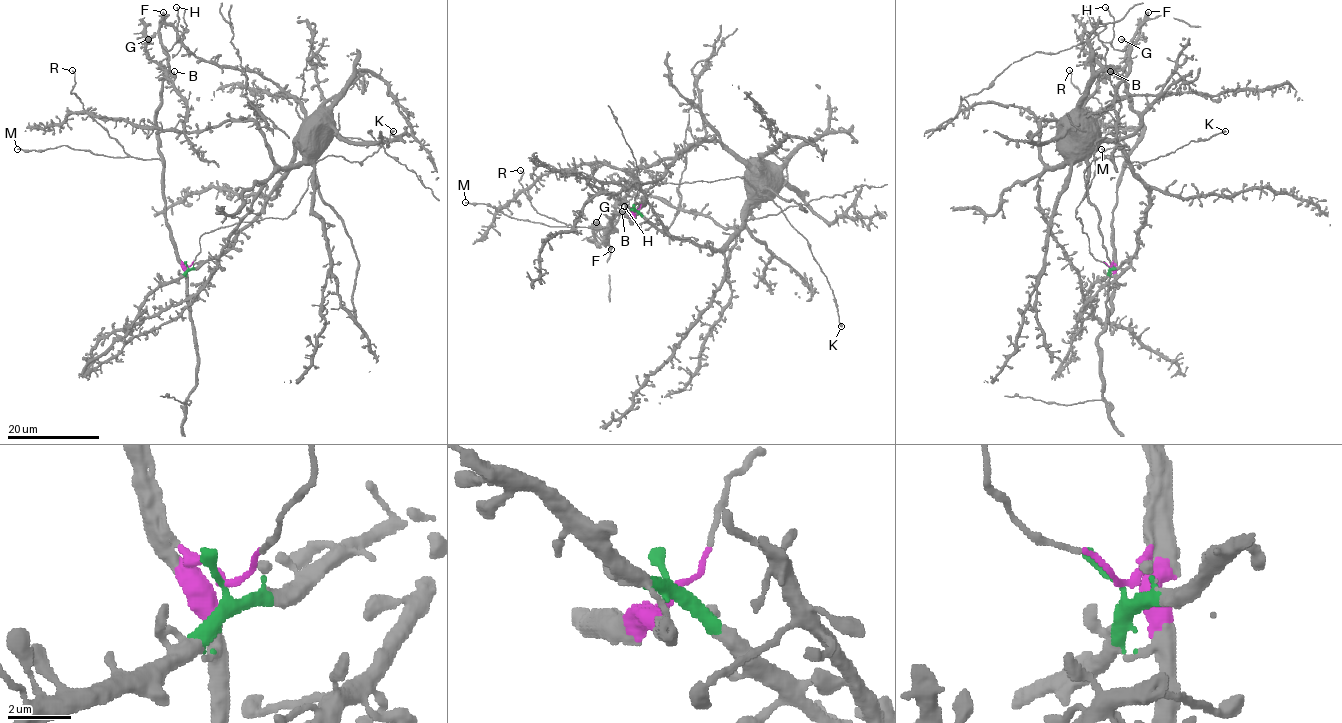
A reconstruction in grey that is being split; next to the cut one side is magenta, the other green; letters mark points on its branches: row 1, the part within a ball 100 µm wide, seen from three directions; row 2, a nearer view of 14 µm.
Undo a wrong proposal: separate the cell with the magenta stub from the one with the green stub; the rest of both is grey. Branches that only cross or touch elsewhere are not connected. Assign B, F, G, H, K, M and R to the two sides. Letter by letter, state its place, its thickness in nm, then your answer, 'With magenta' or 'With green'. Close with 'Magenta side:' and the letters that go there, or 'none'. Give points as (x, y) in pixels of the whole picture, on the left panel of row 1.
B: Place: (174, 71). Thickness 150 nm. With magenta
F: Place: (163, 12). Thickness 420 nm. With magenta
G: Place: (148, 39). Thickness 400 nm. With magenta
H: Place: (176, 7). Thickness 180 nm. With magenta
K: Place: (393, 131). Thickness 320 nm. With magenta
M: Place: (17, 149). Thickness 180 nm. With magenta
R: Place: (72, 70). Thickness 160 nm. With magenta
Magenta side: B, F, G, H, K, M, R

